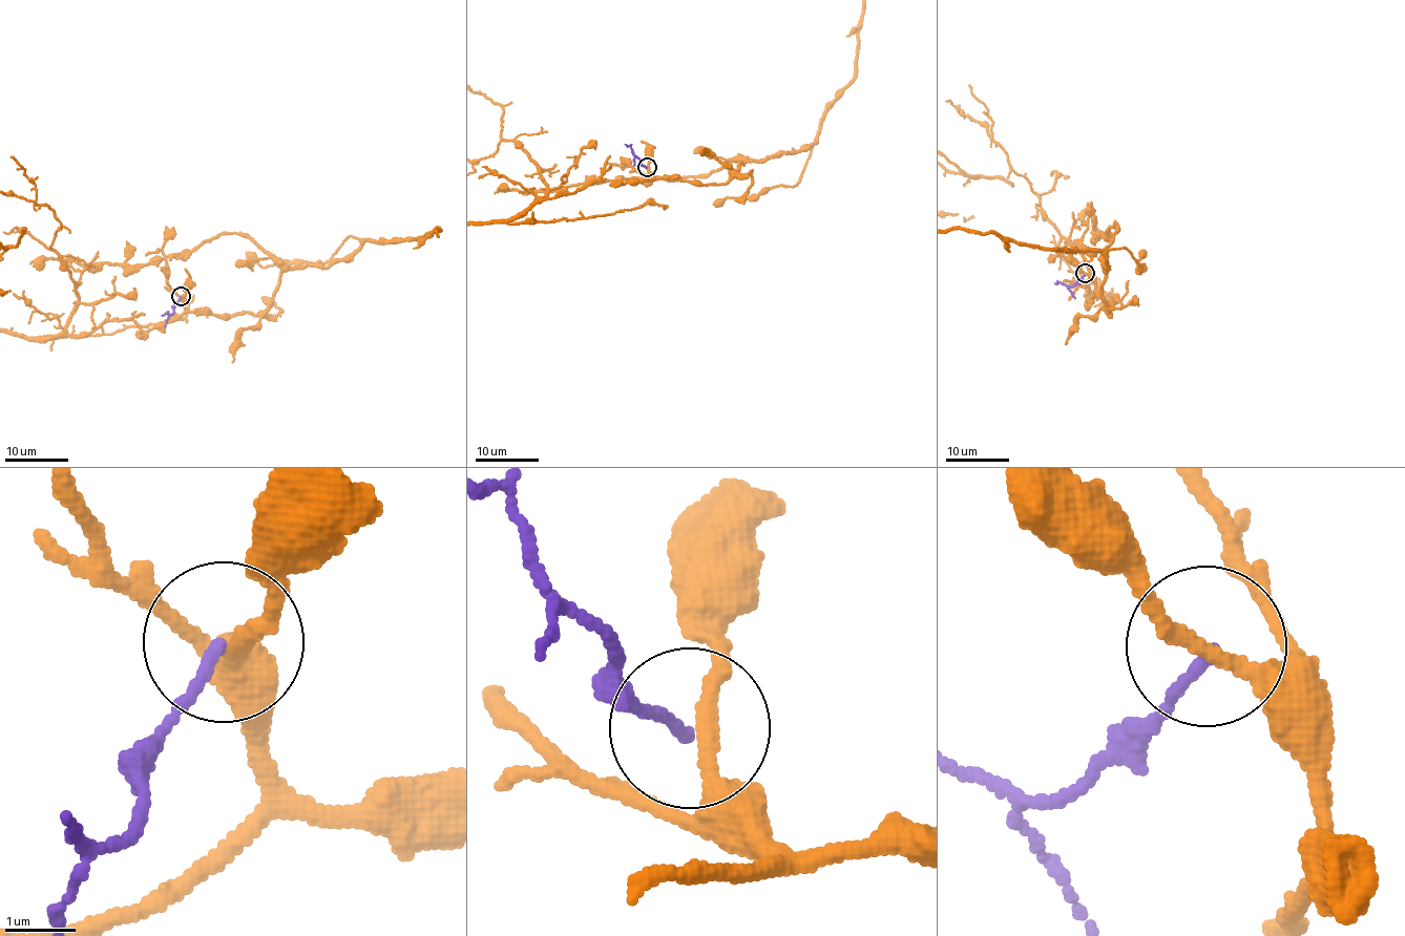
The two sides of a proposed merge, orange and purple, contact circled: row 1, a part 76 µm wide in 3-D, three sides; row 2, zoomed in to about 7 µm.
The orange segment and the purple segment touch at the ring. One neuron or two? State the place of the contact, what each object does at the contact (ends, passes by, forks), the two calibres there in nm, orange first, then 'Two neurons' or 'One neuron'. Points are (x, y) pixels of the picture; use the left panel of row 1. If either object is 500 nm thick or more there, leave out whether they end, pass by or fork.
Place: (181, 296). At the ring orange passes by. At the ring purple ends. Thickness 240 nm (orange) against 150 nm. Two neurons

